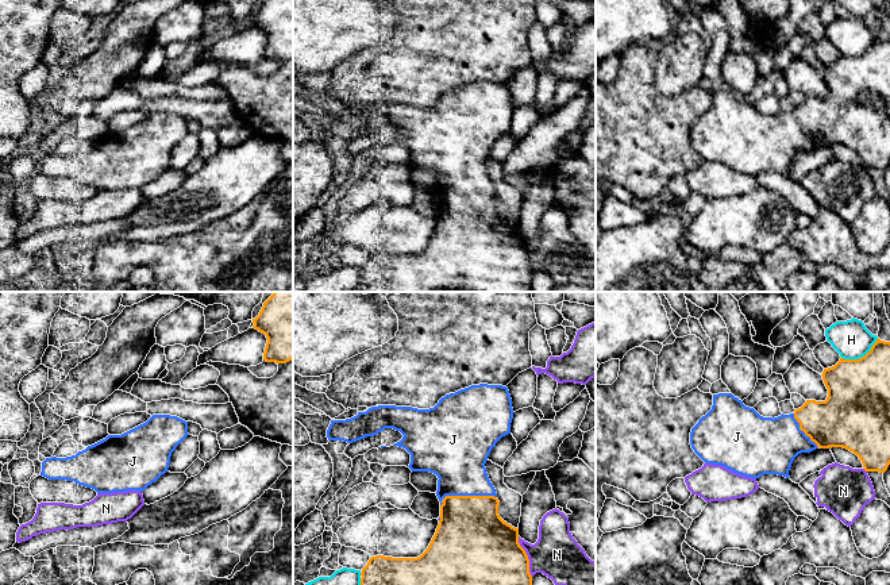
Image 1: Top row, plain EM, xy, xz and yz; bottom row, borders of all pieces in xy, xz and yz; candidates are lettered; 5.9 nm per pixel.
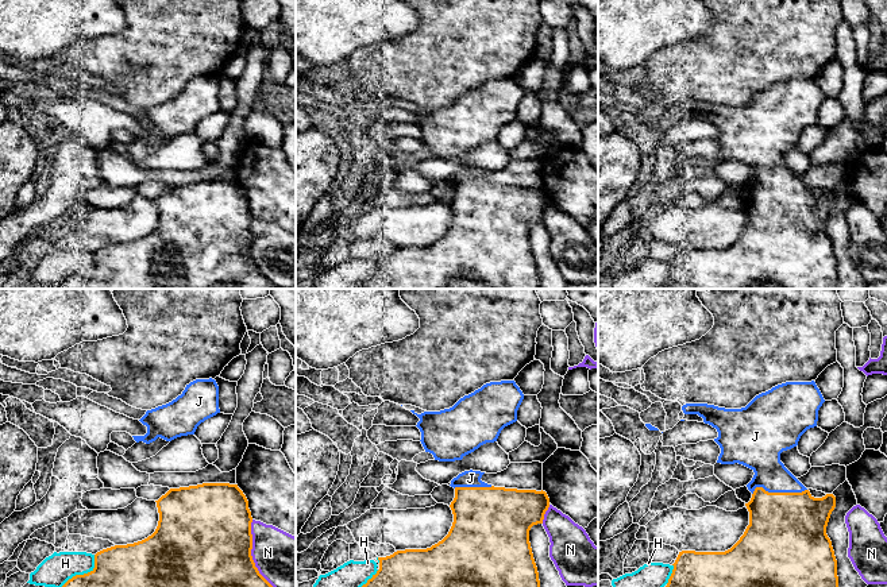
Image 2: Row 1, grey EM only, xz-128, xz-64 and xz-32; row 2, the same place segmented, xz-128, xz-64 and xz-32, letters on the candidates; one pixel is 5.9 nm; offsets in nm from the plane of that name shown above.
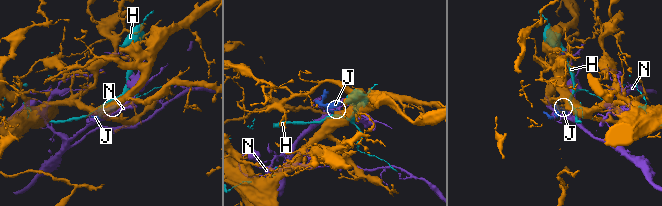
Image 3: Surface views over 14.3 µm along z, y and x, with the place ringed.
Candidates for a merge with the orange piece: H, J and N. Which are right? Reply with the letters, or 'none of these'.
J

